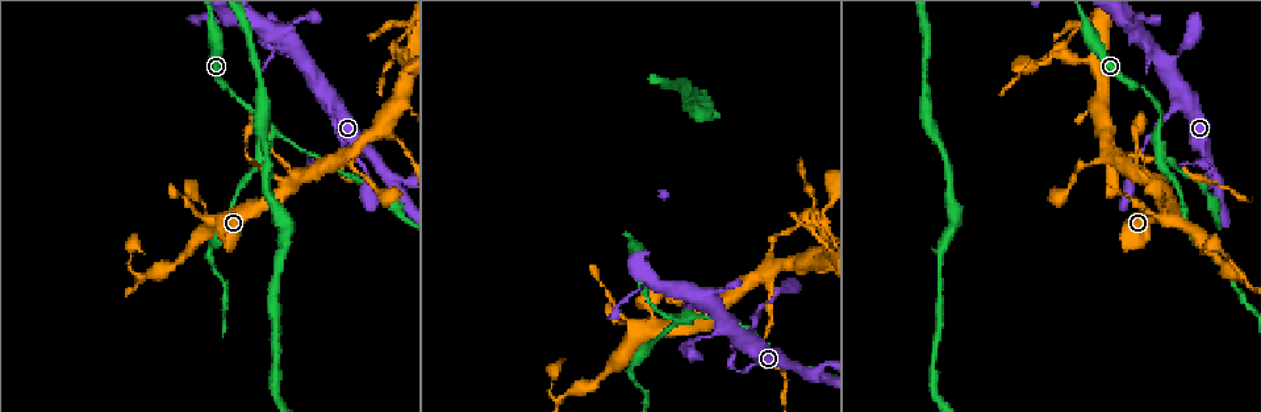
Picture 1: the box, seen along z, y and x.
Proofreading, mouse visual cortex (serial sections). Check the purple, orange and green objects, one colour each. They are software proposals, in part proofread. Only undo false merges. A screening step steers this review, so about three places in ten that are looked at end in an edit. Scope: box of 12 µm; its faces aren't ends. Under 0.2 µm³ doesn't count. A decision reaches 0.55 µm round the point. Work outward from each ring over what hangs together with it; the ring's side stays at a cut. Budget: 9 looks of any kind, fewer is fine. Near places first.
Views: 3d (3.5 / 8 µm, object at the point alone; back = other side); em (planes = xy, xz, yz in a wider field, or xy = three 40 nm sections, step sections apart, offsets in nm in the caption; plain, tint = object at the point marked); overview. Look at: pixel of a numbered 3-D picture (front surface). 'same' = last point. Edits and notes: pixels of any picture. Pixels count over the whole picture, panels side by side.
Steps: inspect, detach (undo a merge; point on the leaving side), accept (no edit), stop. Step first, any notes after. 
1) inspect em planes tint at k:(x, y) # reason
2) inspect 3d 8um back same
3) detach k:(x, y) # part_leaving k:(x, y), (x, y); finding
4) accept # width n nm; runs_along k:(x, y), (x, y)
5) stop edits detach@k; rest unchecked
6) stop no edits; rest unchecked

inspect 3d 8um at 1:(684, 316) # thick turns thin

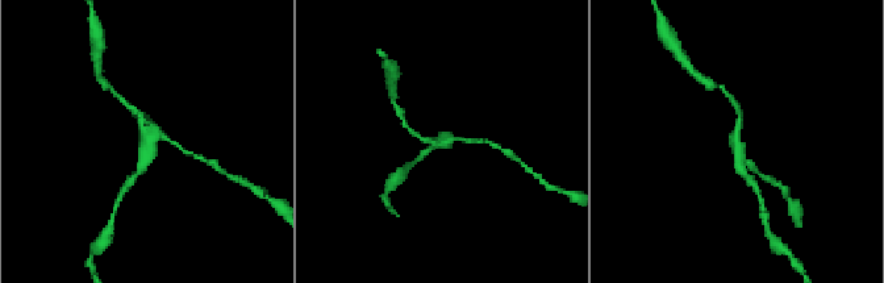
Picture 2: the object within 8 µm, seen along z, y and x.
inspect 3d 3.5um at 2:(145, 137)

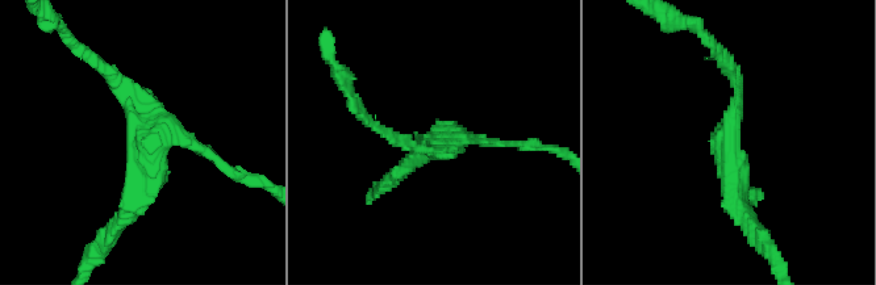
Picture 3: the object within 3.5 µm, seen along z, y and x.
accept # arms 3; runs_along 3:(103, 66), (147, 151), (126, 216); continuous, no second cell

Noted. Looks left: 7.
inspect 3d 3.5um at 1:(1169, 207) # sudden change in width

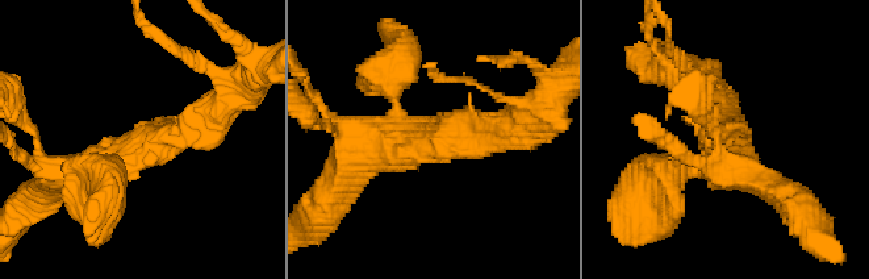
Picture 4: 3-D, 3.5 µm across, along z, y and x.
inspect em xy step 3 tint at 4:(136, 152) # shape alone is not enough

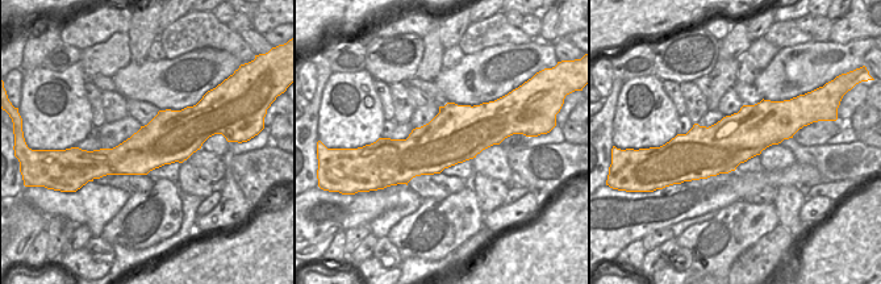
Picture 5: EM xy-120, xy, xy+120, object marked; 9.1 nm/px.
accept # arms 3; runs_along 4:(96, 173), (197, 129), (213, 112); continuous, no second cell

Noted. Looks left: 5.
inspect 3d 3.5um at 1:(813, 376) # side arm on a straight run

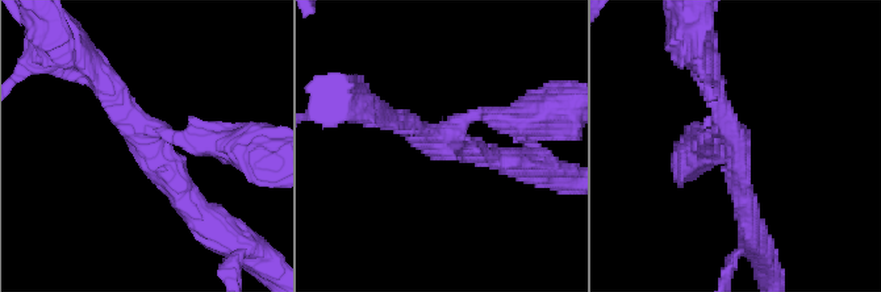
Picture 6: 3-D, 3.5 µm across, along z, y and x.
inspect em xy step 5 tint at 6:(141, 131) # arms 3; arm_widths 200, 300, 300 nm

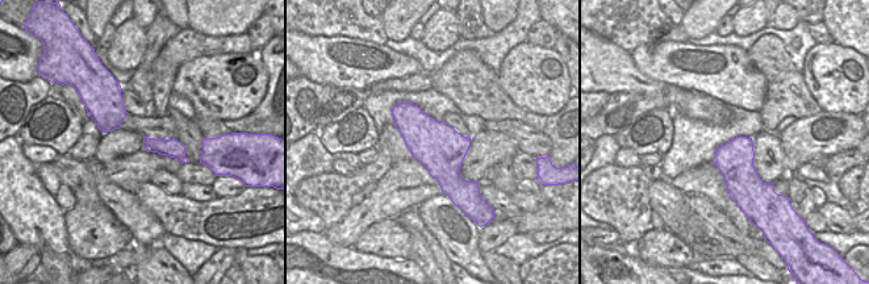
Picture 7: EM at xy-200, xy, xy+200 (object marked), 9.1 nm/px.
accept # continuous, no second cell

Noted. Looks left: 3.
inspect 3d 3.5um at 1:(559, 401) # abrupt turn

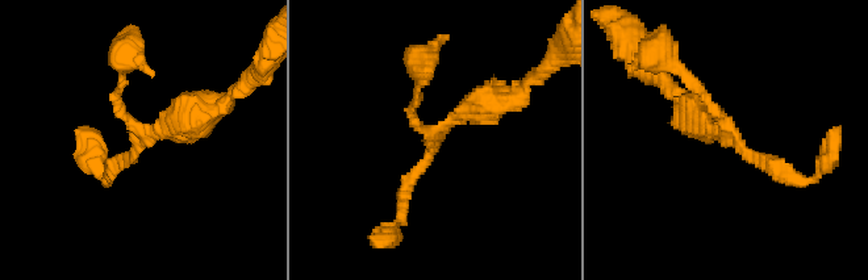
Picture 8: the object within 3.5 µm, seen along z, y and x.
inspect em planes tint at 8:(724, 132) # now the EM

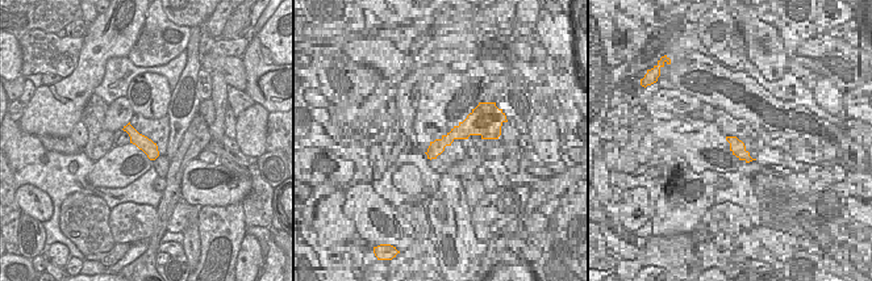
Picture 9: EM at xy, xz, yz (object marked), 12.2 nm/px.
accept # width 180 nm; runs_along 8:(217, 105), (141, 130), (116, 97), (124, 66); all the same cell

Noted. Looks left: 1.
stop no edits; rest unchecked

